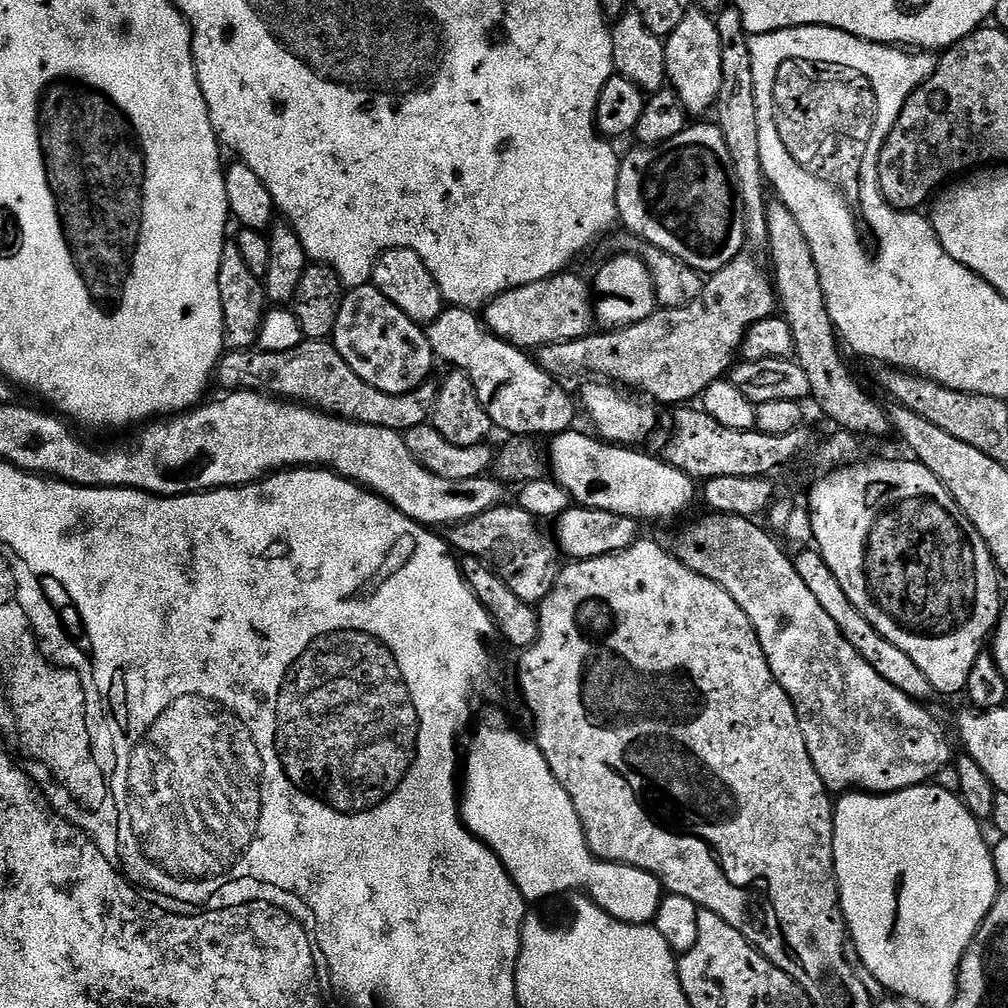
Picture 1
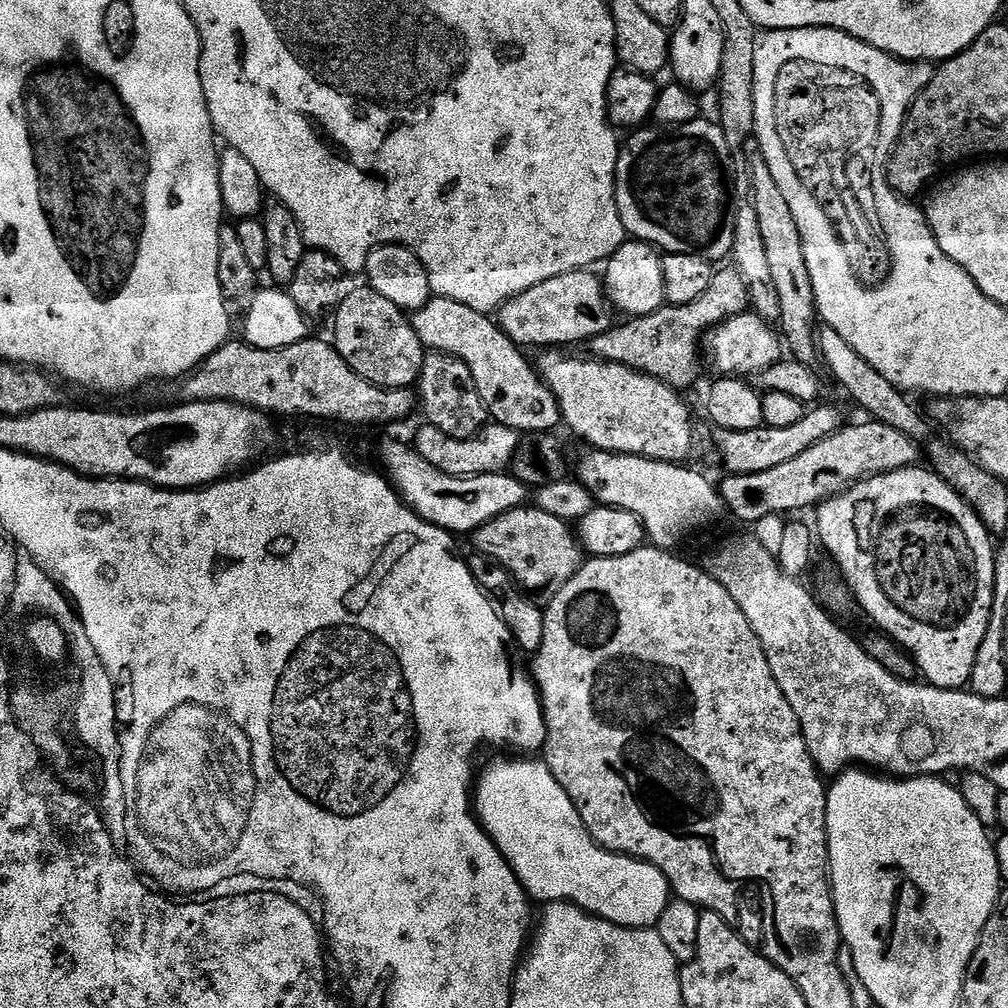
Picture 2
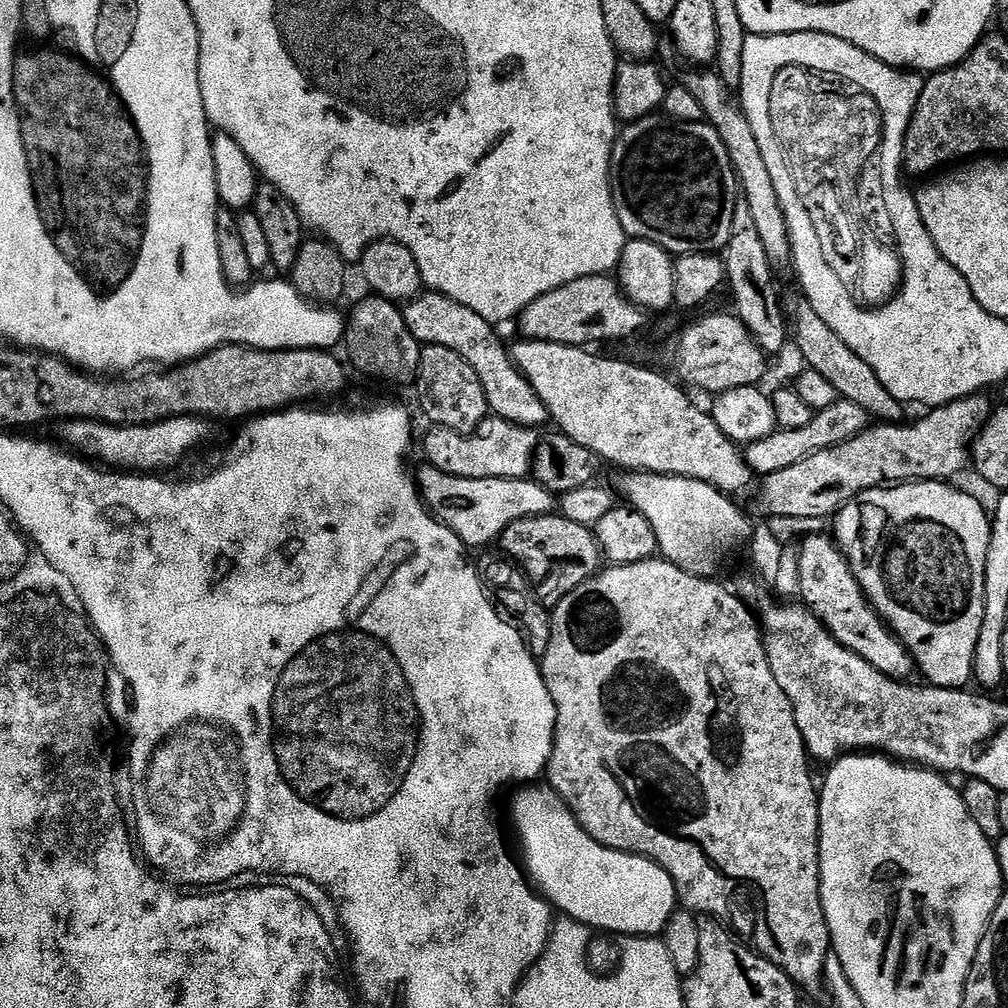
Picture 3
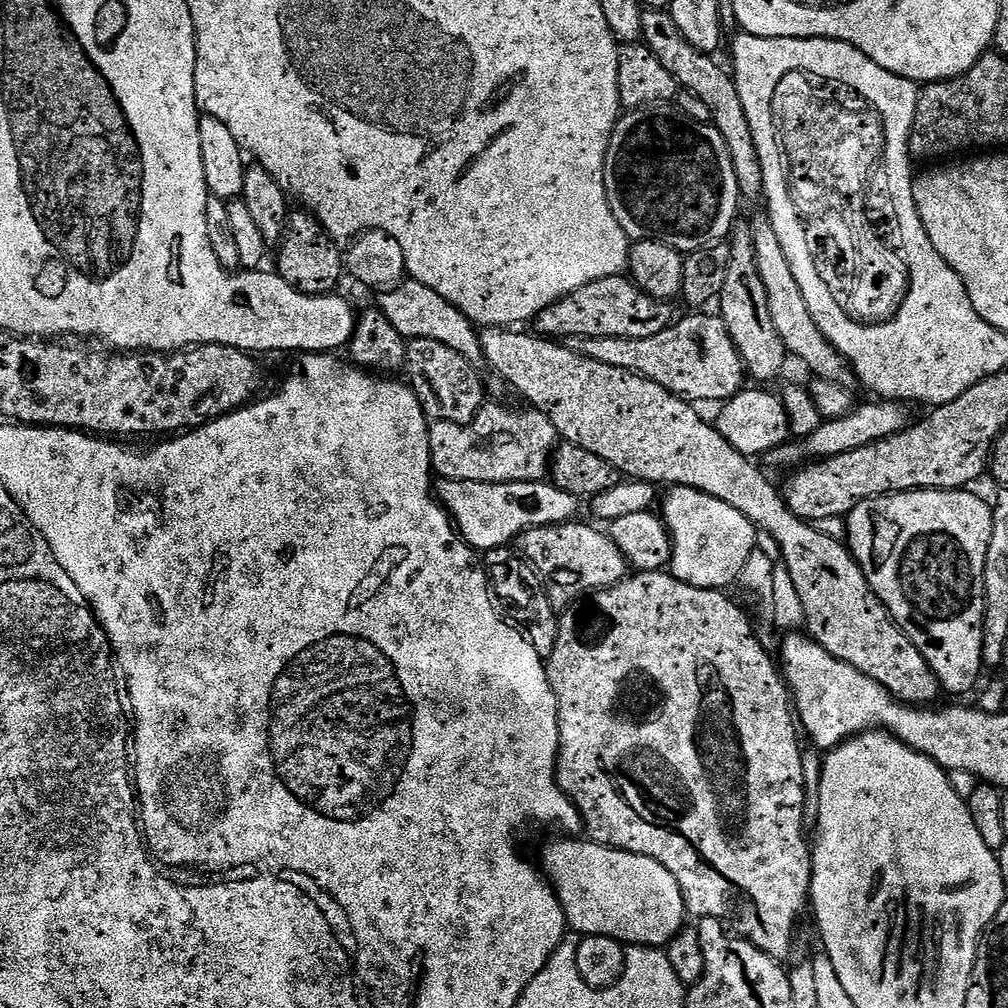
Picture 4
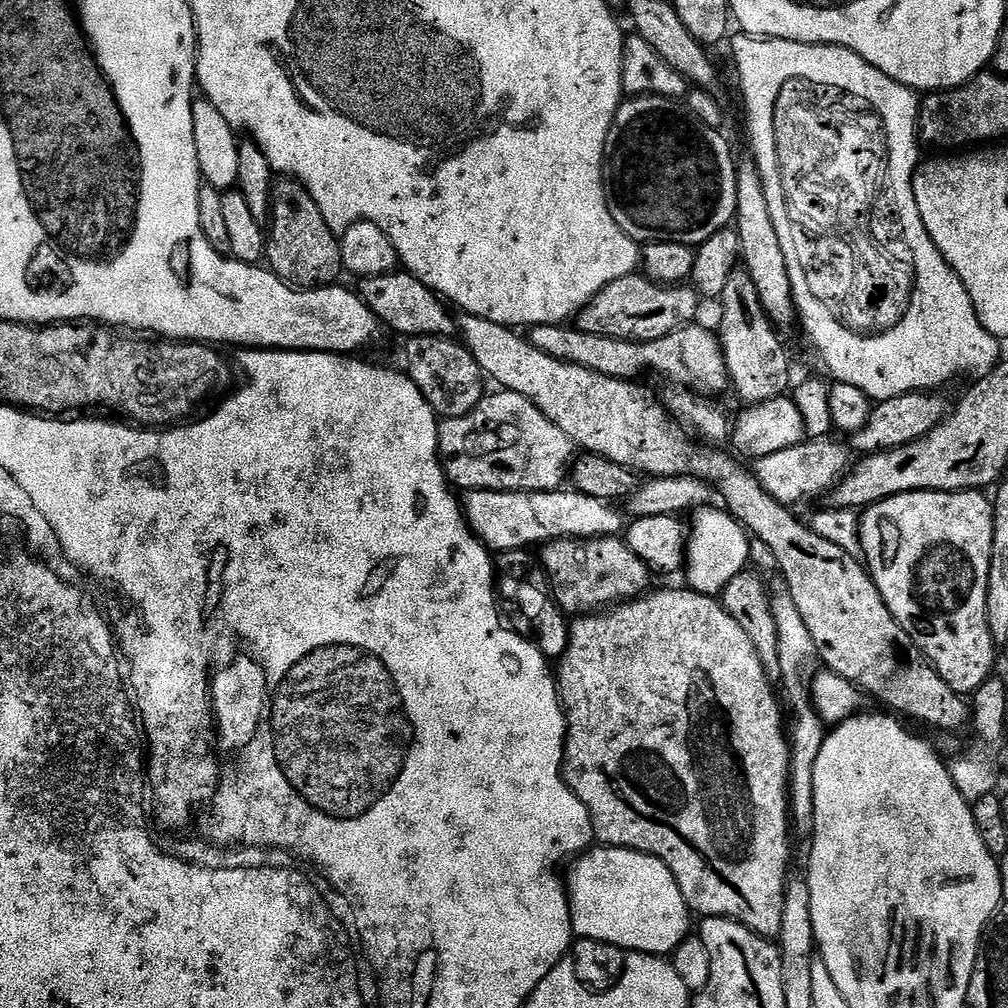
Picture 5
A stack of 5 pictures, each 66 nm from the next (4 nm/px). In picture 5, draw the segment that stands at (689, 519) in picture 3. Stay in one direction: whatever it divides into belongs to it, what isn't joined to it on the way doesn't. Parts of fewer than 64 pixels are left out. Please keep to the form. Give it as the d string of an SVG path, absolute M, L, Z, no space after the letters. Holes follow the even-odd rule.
M709 506L706 508L697 508L691 513L690 519L692 519L692 528L690 524L690 531L686 536L686 573L688 572L688 580L686 580L687 587L691 588L692 591L697 592L698 594L702 594L703 596L719 597L721 593L723 593L724 588L728 586L730 582L734 580L734 578L738 578L738 574L742 574L749 567L748 559L750 559L752 556L753 541L750 539L748 529L743 528L742 525L732 517L731 512L725 510L723 507Z

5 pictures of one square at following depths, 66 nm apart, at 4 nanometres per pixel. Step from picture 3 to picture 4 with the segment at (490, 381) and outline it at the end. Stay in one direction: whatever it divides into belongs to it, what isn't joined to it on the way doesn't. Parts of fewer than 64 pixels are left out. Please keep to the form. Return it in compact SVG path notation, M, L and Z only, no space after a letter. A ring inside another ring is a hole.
M408 278L398 287L388 289L379 299L378 308L405 341L430 338L434 342L442 342L442 346L450 346L450 350L458 350L458 354L465 356L473 366L481 363L482 351L477 325L466 318L458 306L446 302L442 294L430 290L430 286Z

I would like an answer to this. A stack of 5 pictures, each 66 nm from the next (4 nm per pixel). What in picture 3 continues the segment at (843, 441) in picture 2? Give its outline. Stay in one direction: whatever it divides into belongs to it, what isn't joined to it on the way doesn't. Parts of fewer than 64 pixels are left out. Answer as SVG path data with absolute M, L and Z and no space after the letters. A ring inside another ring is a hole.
M984 394L967 396L955 400L941 408L931 409L921 420L909 422L880 422L868 427L862 434L838 446L818 450L778 474L770 474L759 481L760 508L768 516L789 516L792 520L820 520L823 516L835 517L840 509L846 507L858 494L871 488L883 488L919 482L922 480L951 481L964 467L970 464L970 449L984 424L992 417L994 404Z

